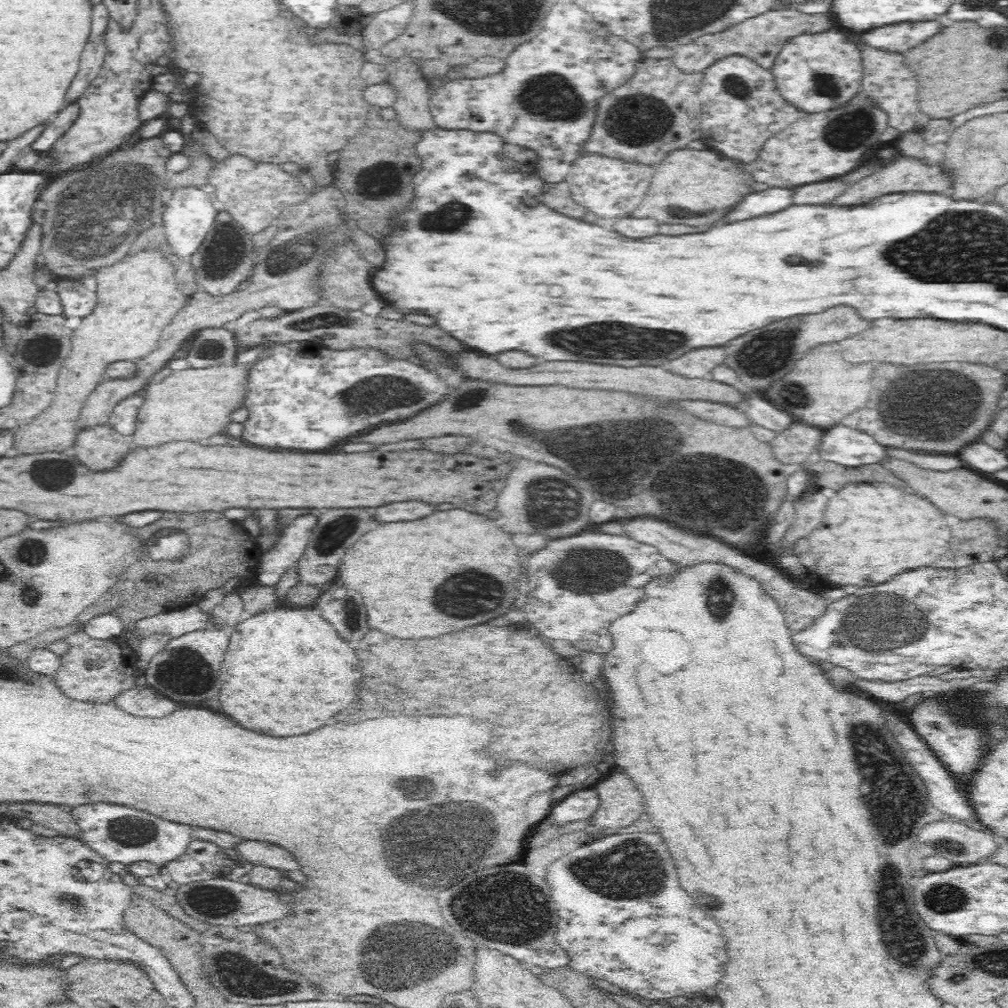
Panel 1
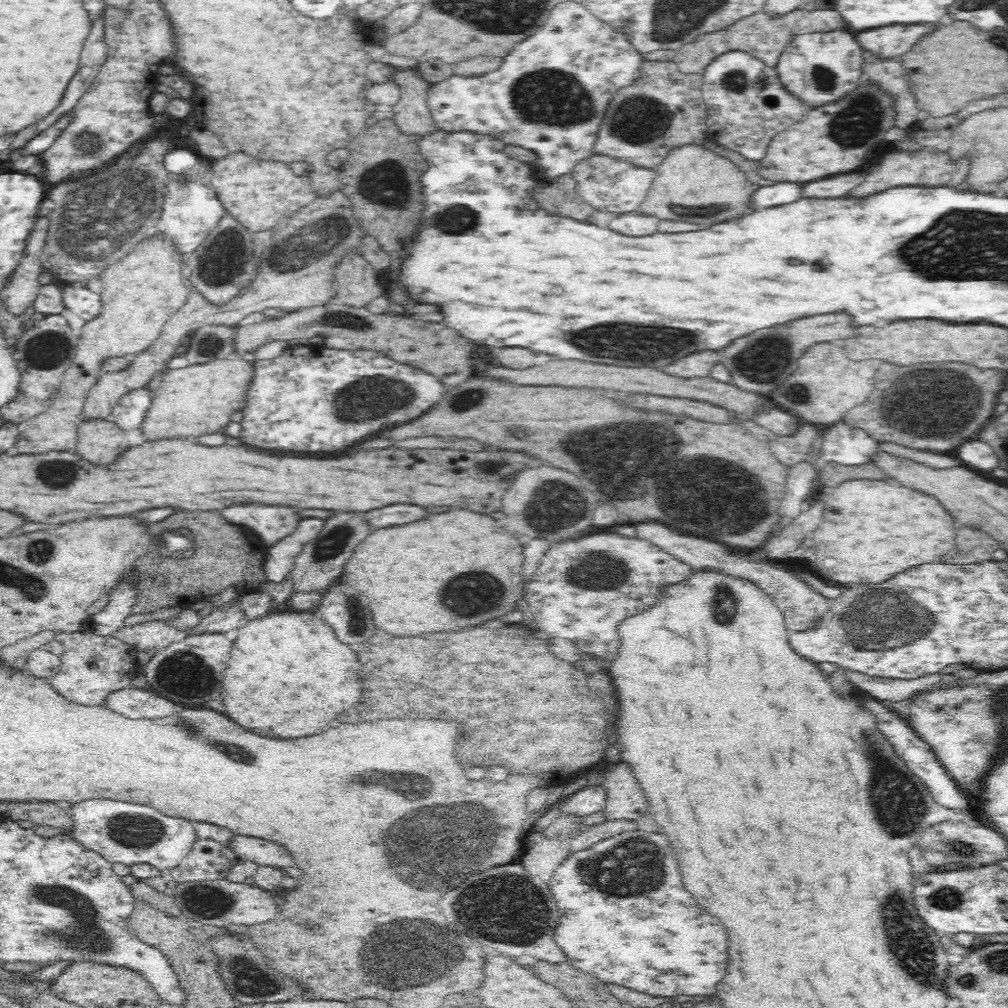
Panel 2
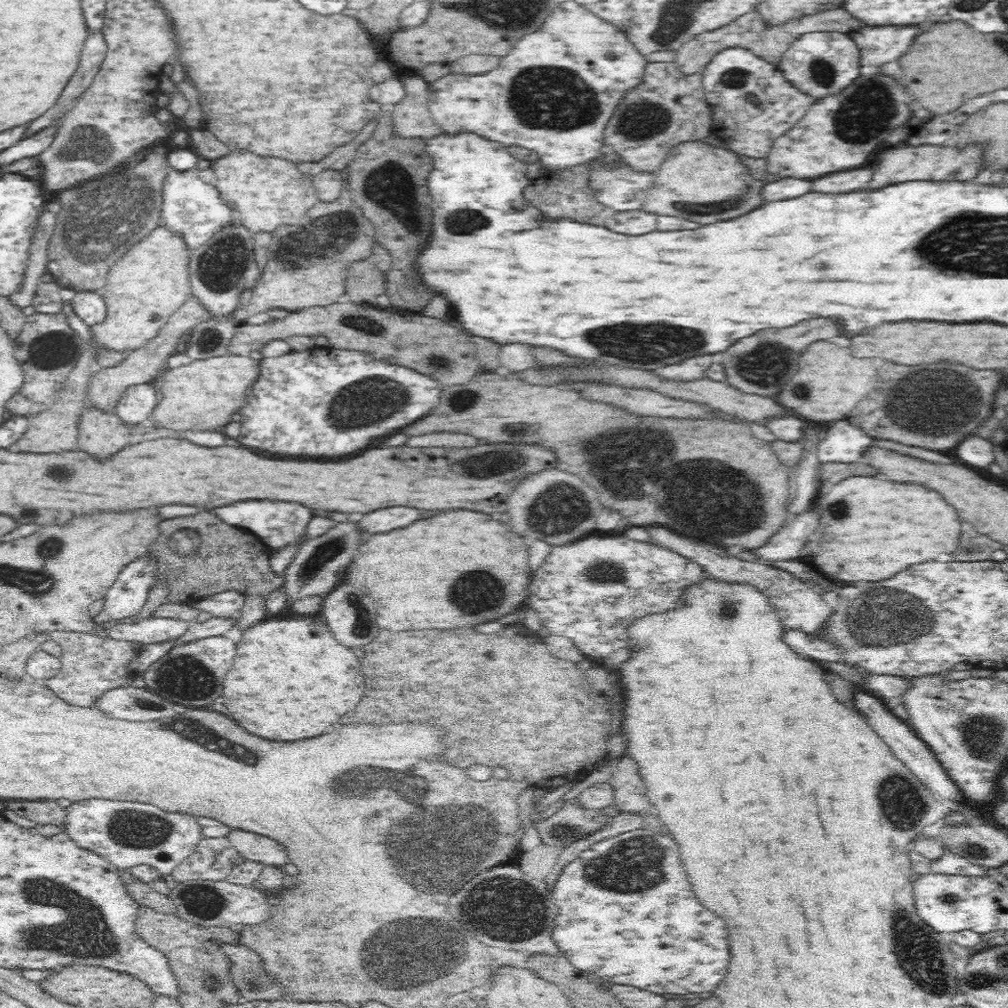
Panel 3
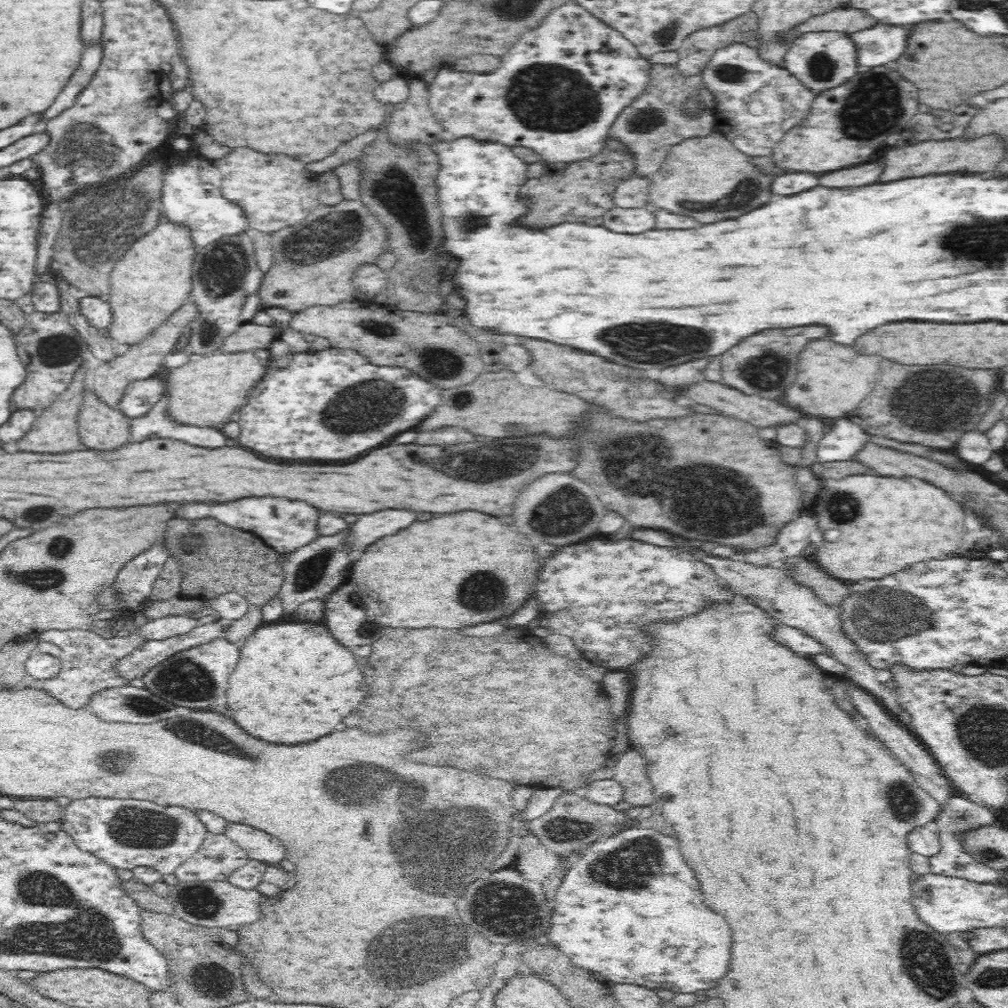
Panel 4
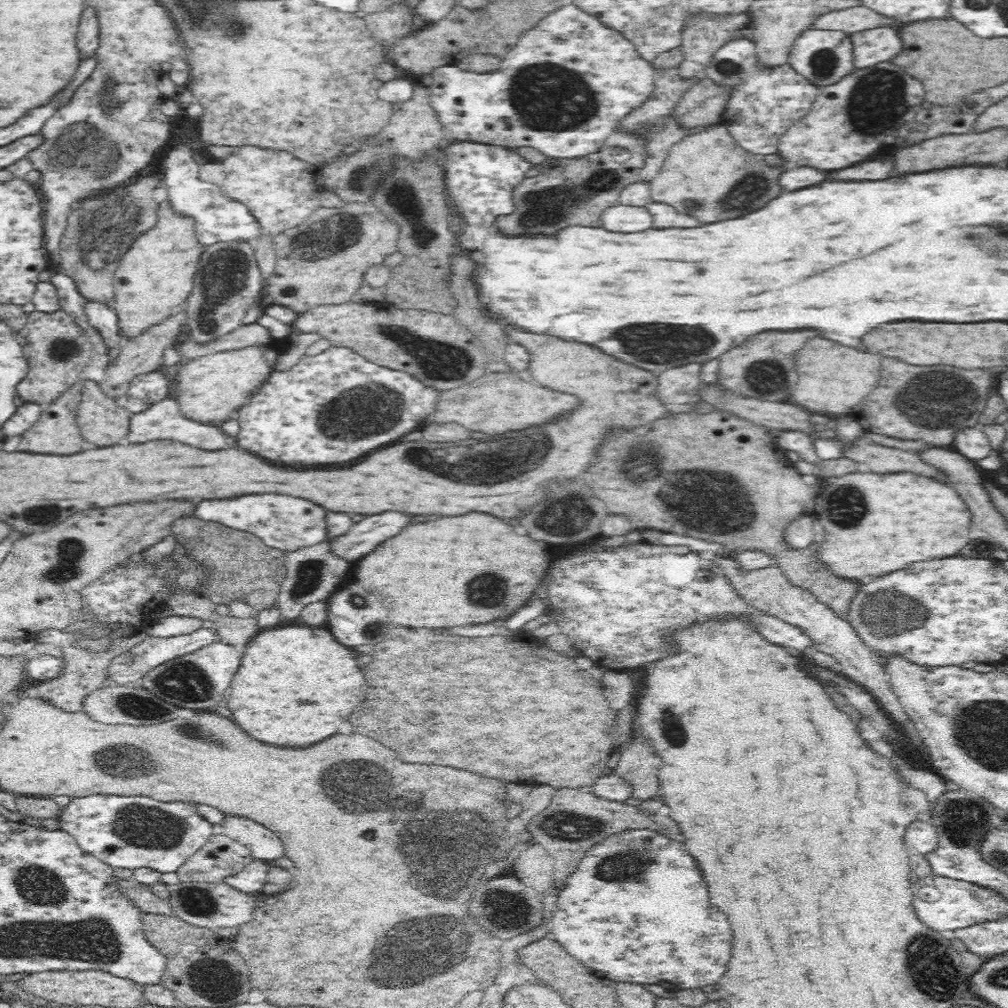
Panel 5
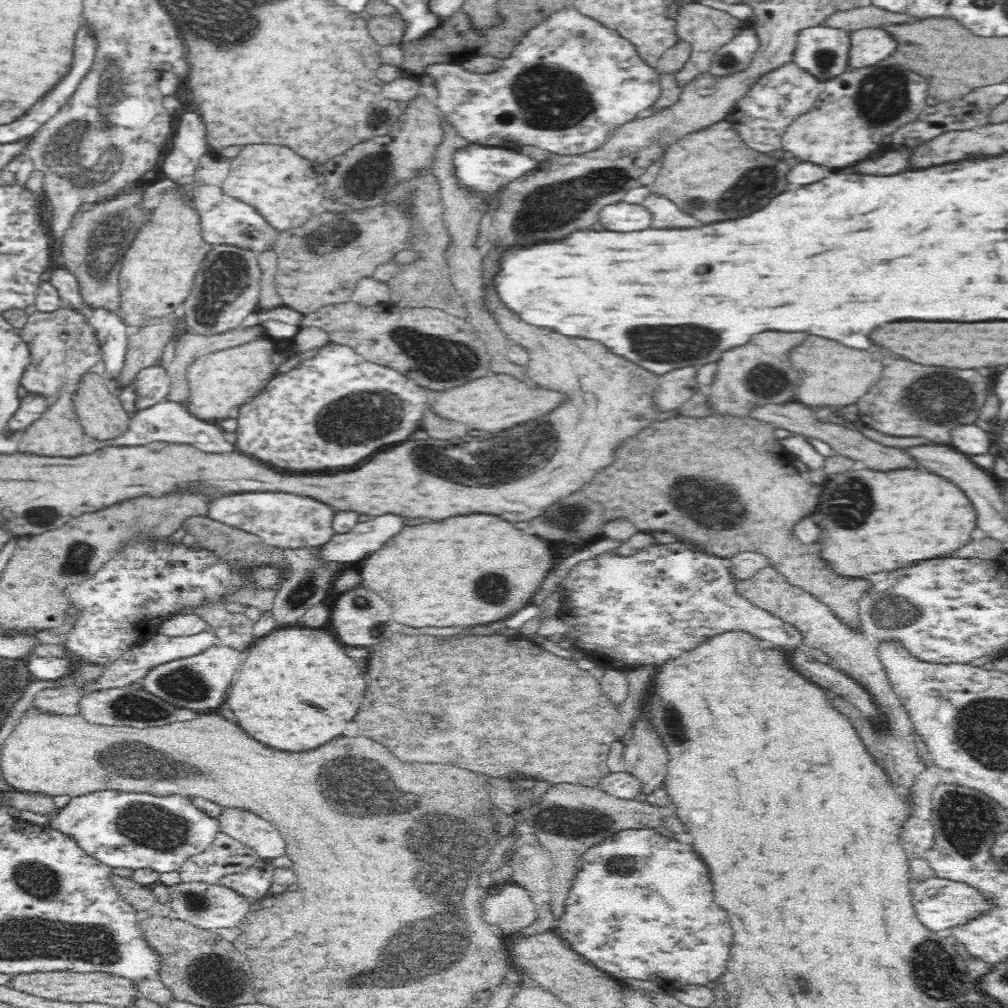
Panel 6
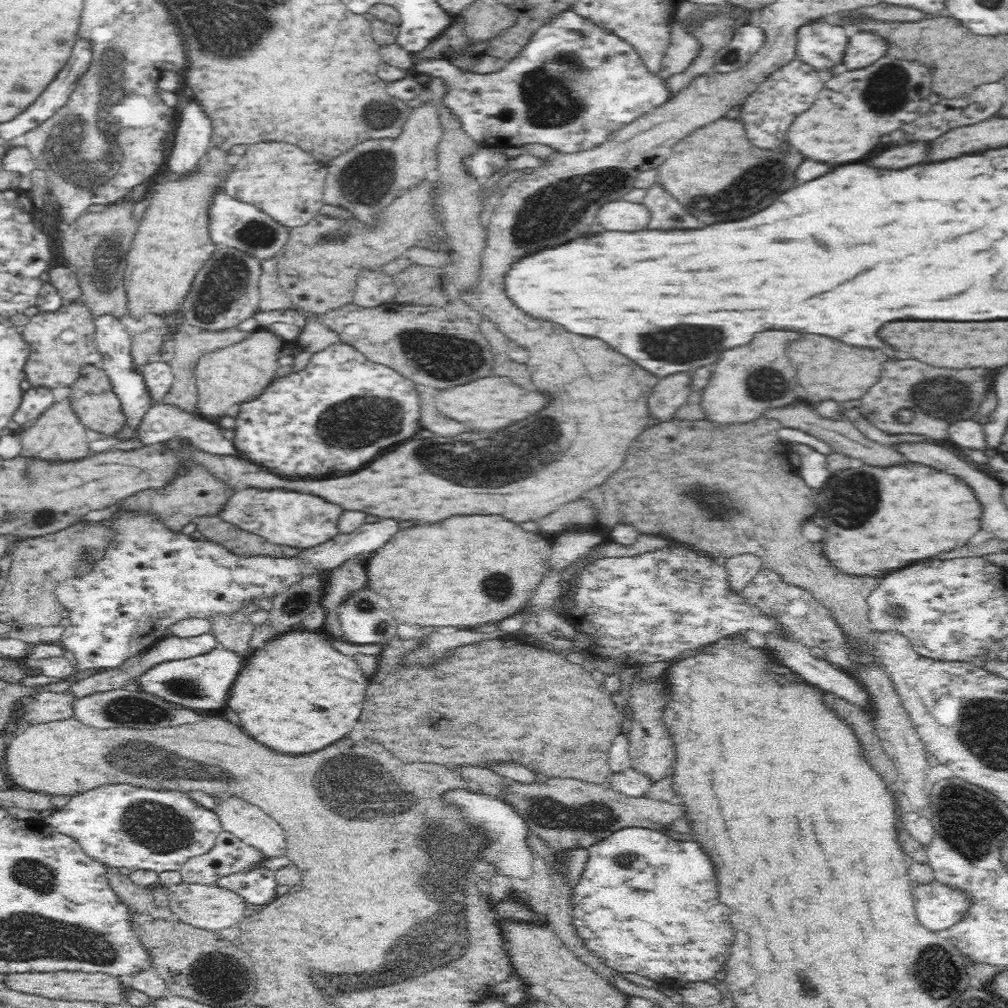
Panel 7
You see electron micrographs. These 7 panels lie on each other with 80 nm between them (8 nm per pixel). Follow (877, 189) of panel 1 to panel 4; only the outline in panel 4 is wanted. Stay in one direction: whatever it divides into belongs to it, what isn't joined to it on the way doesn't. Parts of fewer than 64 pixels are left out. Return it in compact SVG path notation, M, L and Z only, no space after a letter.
M993 134L982 136L976 140L965 140L954 138L952 140L928 140L917 144L906 144L906 148L892 148L884 152L882 156L882 174L878 176L878 184L894 182L894 180L904 180L904 178L922 178L922 176L932 176L932 174L950 174L950 172L960 172L960 174L980 174L986 170L992 170L996 162L1006 157L1003 152L1003 142Z

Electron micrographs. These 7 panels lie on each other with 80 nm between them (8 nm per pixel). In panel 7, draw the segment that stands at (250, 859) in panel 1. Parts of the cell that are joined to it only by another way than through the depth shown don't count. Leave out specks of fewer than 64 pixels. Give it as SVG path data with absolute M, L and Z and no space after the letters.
M238 798L218 801L216 810L224 831L261 852L264 858L286 856L282 827L260 809Z

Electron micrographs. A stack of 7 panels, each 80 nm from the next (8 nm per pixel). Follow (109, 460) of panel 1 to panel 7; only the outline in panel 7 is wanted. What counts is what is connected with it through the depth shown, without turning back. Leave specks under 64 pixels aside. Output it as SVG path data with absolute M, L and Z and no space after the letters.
M86 364L80 370L80 376L70 386L72 393L68 397L70 405L74 407L79 421L90 431L92 437L113 437L125 428L127 418L122 411L121 402L109 383L107 372L95 366Z

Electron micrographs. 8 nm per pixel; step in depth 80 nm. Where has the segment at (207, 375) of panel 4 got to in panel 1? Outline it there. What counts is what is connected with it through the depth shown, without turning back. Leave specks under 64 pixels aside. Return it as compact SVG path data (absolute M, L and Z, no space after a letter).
M235 363L230 366L210 366L210 368L188 368L174 370L156 384L148 383L138 394L142 396L141 404L137 408L136 430L132 436L134 446L138 448L156 448L168 442L180 440L206 440L214 434L224 432L224 428L232 422L230 414L236 408L243 406L245 386L247 383L247 369Z

